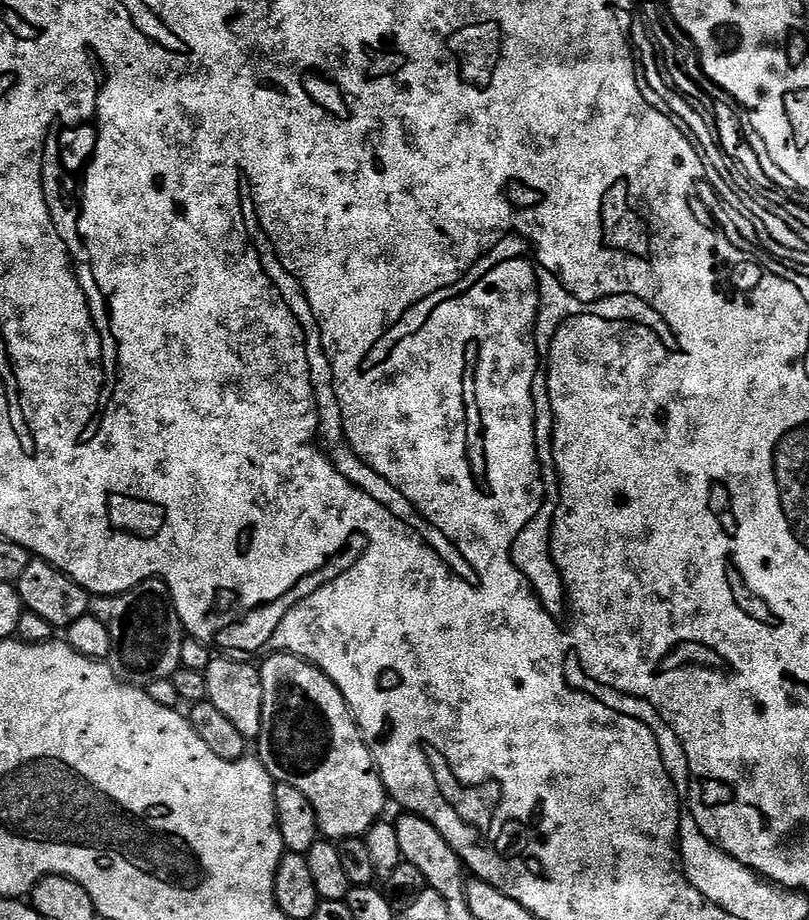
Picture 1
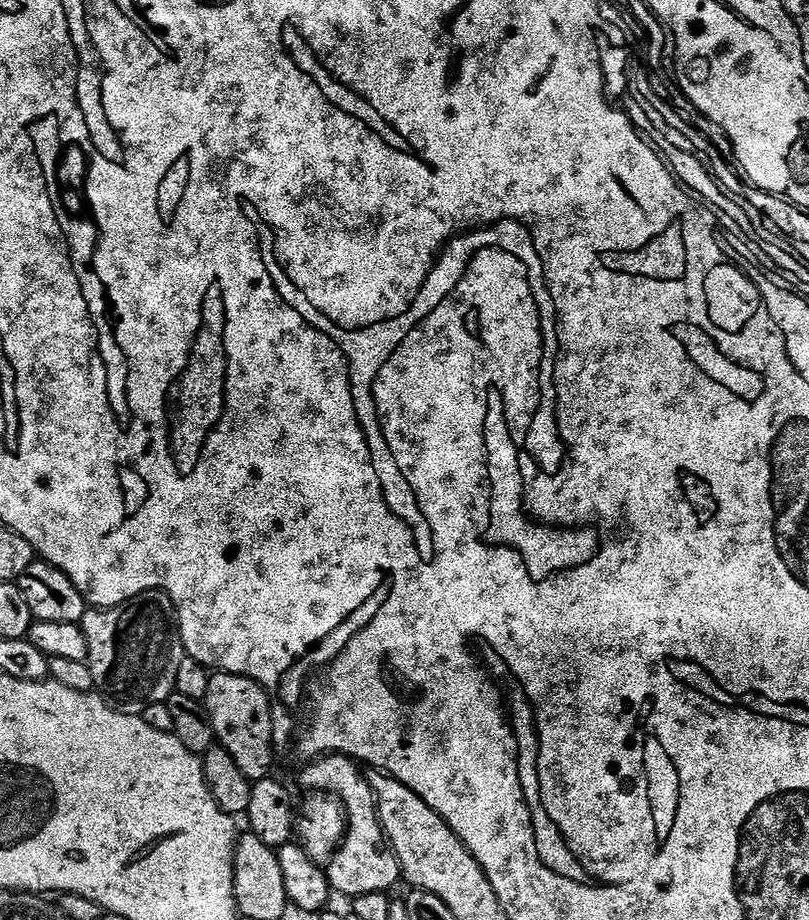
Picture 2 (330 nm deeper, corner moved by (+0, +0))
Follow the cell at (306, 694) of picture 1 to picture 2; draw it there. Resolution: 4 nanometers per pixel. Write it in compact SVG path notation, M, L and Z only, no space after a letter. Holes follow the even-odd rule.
M339 754L319 757L305 765L300 776L300 784L313 793L331 793L343 804L347 817L347 831L339 848L327 861L326 871L333 893L340 892L345 898L362 894L391 893L396 883L401 883L400 860L392 851L384 828L380 825L380 814L376 795L367 775L357 761Z

